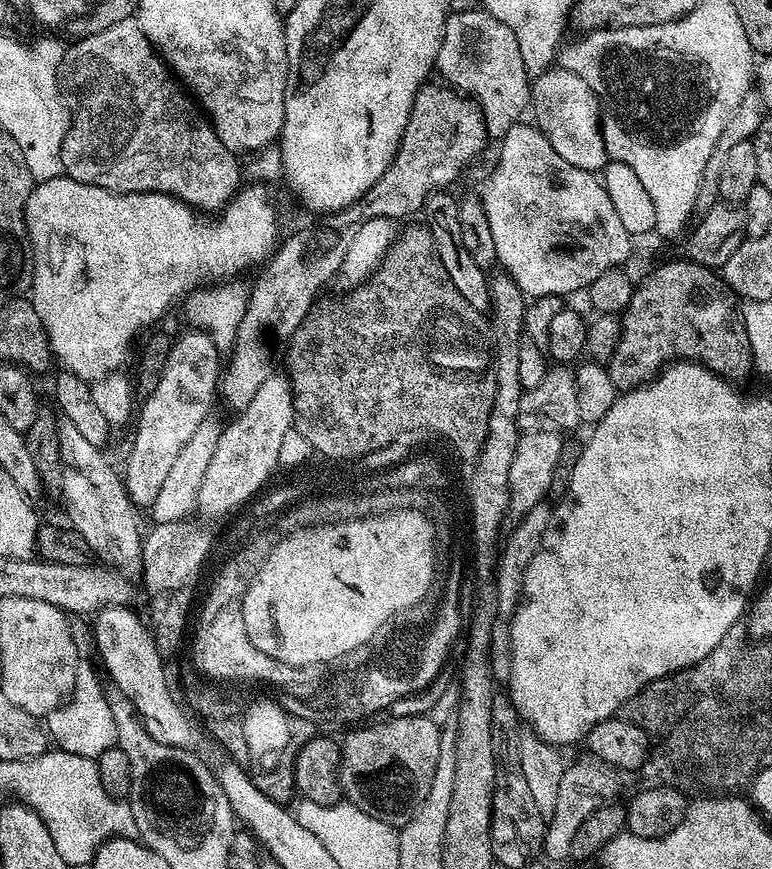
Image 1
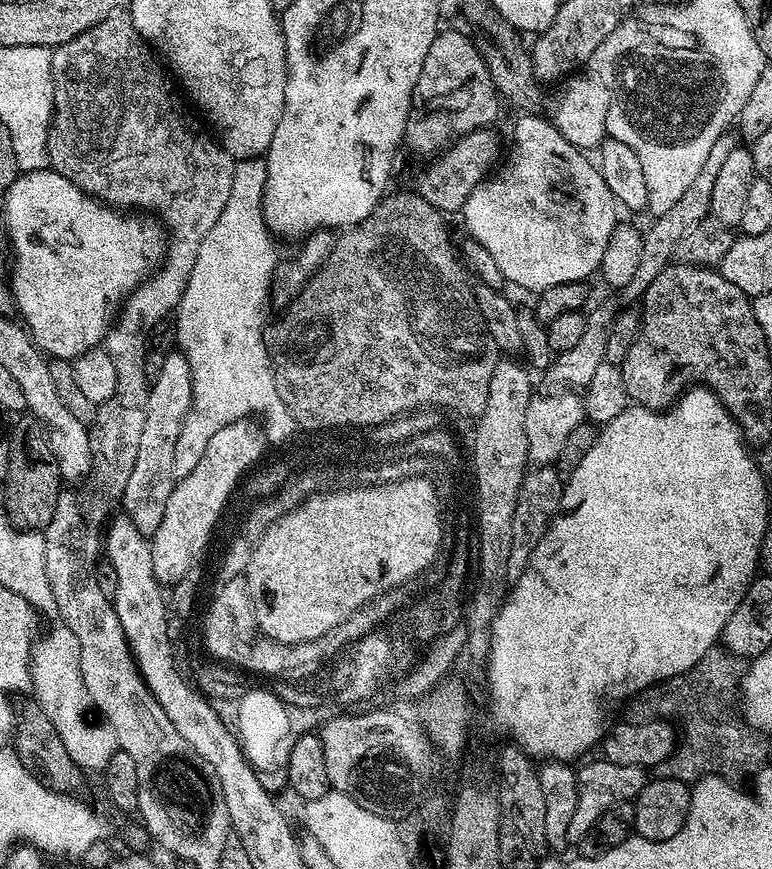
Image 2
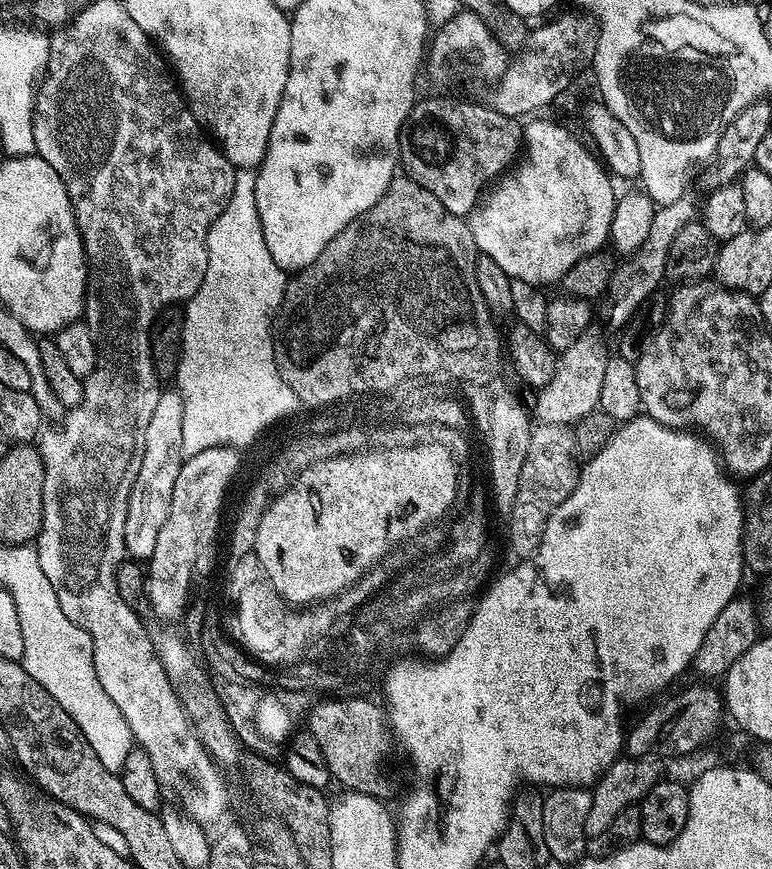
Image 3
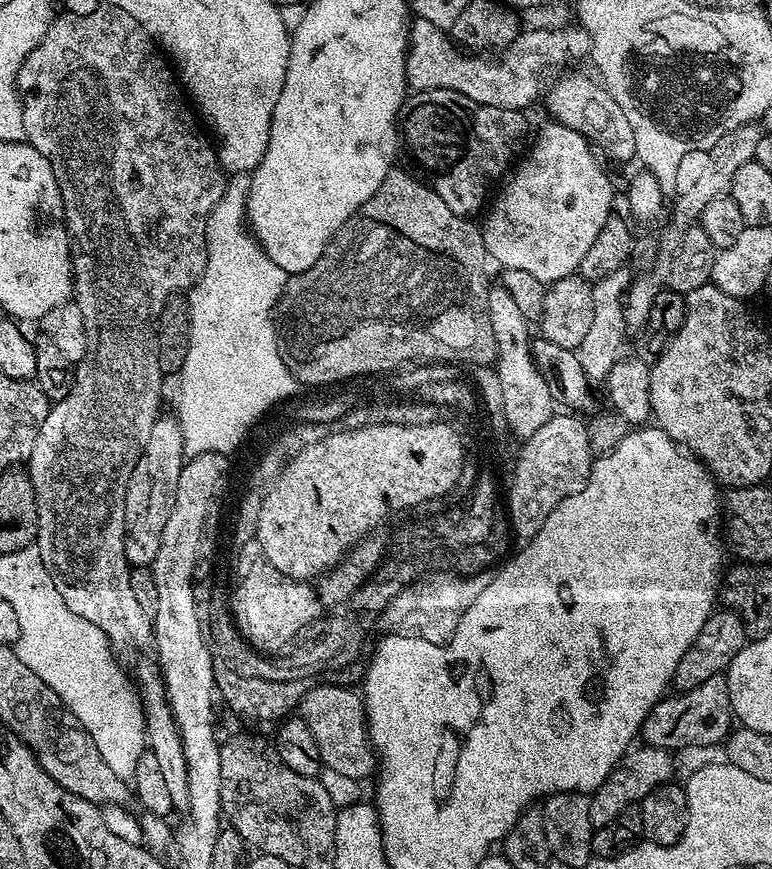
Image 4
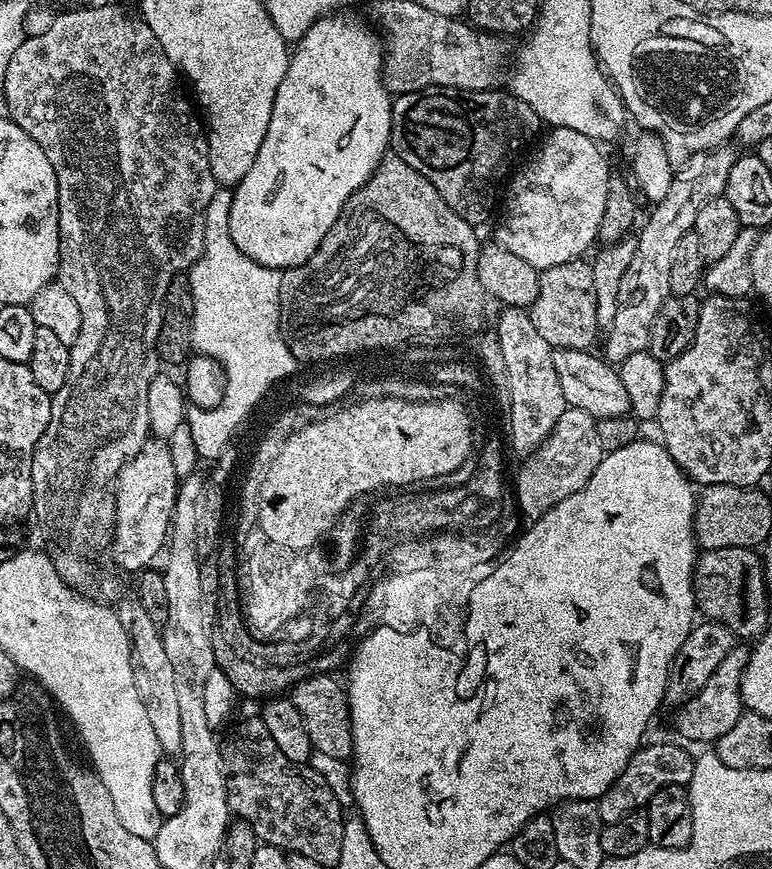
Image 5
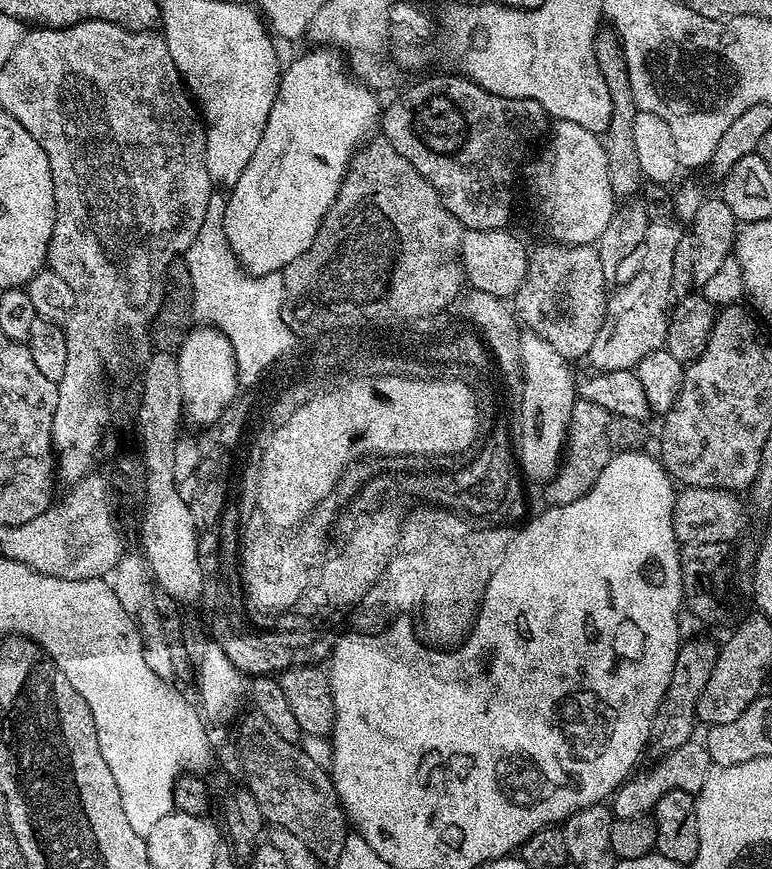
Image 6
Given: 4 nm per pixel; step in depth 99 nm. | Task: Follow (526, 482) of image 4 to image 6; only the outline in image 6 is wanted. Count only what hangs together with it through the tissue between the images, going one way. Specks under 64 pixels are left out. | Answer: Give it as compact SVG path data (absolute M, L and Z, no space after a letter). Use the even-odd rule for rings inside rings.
M577 399L574 410L571 412L571 426L568 433L568 442L564 459L560 462L560 469L551 480L543 485L544 504L569 504L582 498L598 482L598 474L606 470L606 466L614 455L613 448L608 440L608 424L612 415L589 400Z

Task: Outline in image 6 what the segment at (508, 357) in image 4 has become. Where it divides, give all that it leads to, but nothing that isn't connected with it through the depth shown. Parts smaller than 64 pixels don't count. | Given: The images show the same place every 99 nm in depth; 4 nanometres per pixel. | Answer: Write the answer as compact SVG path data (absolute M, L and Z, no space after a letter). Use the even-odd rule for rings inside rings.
M527 330L519 333L520 362L521 362L521 396L518 401L520 408L520 444L518 440L518 464L523 475L533 480L537 486L552 479L560 469L560 462L564 459L571 426L571 412L578 399L578 382L570 369L569 361L564 359L546 338Z

